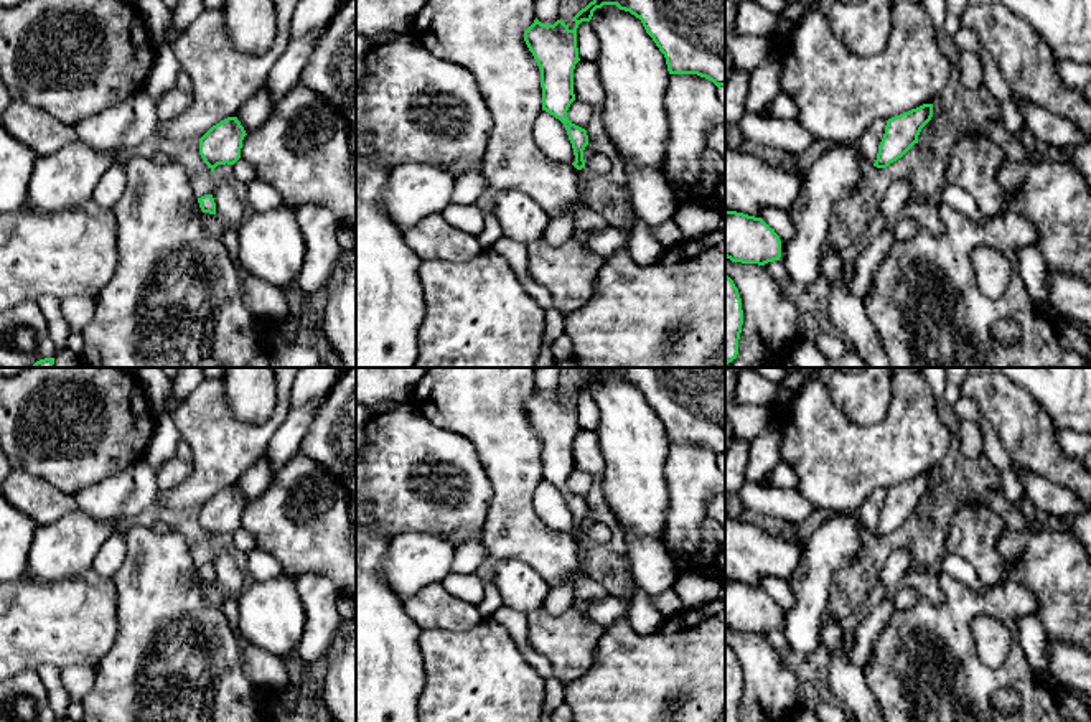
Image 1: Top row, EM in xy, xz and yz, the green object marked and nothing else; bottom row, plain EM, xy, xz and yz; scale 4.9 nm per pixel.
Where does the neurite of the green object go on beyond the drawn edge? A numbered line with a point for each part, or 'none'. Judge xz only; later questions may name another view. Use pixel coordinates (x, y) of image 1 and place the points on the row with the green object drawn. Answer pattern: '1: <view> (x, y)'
1: xz (584, 175)

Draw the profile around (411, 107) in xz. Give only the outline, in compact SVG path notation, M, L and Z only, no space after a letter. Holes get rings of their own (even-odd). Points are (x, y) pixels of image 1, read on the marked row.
M410 33L392 35L372 45L364 58L364 74L356 91L356 155L374 153L391 171L405 163L430 163L455 178L481 168L491 130L491 115L475 77L461 66L435 58Z

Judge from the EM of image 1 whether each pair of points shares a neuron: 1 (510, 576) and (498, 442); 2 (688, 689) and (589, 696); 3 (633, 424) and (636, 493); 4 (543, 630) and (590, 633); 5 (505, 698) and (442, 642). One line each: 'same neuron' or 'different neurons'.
1: different neurons
2: same neuron
3: same neuron
4: same neuron
5: same neuron

